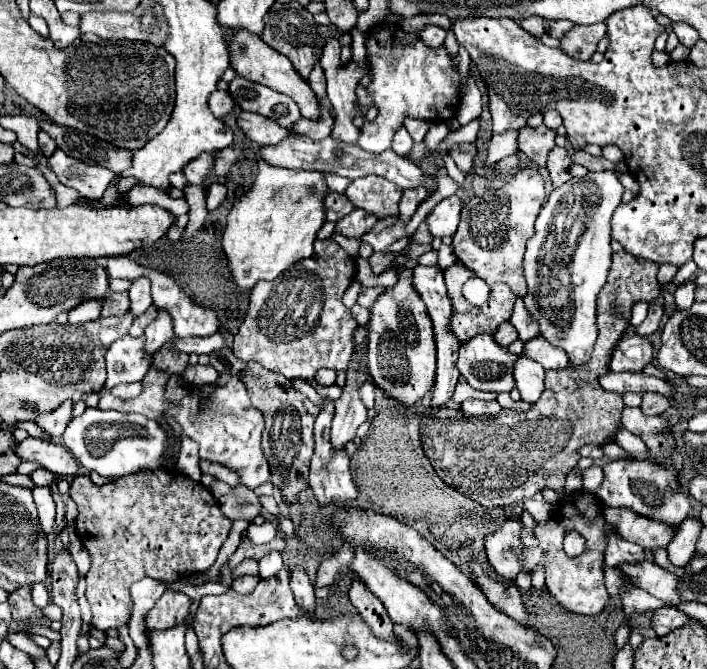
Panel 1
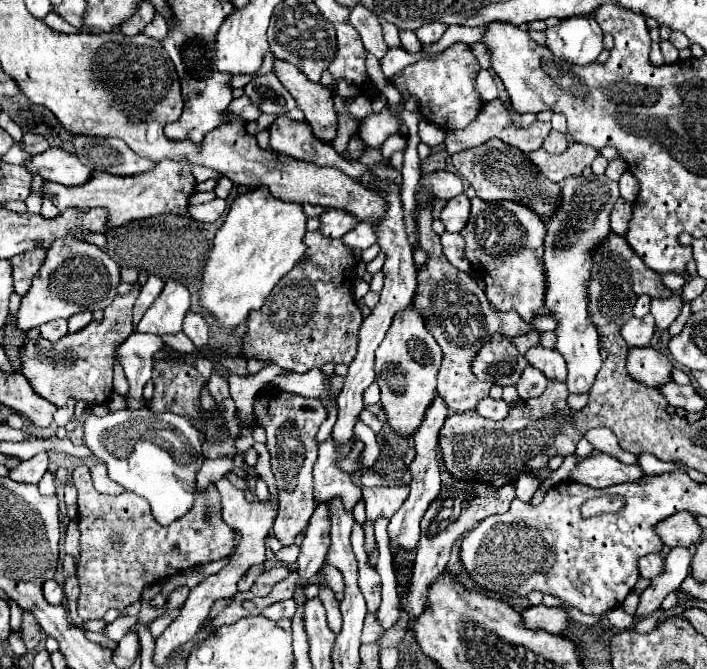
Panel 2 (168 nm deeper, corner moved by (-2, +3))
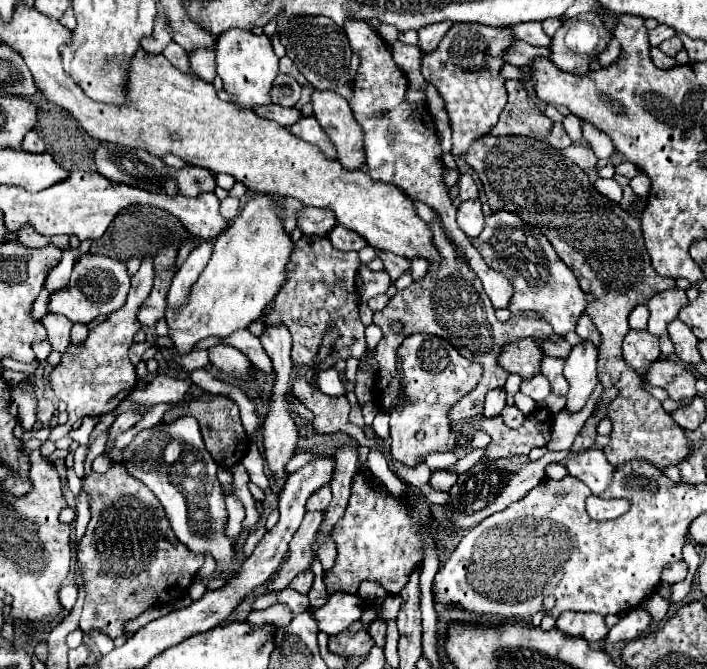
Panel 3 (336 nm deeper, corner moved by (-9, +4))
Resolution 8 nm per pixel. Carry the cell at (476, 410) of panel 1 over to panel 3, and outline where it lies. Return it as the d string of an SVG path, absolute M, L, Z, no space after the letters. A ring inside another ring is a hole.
M505 406L503 412L501 412L501 418L505 420L505 424L507 424L509 428L519 428L519 426L525 422L527 416L525 416L517 406Z

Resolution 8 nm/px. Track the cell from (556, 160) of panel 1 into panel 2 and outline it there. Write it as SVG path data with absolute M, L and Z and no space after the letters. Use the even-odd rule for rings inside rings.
M552 131L552 133L546 137L546 141L544 141L542 147L544 147L548 153L552 153L552 155L560 155L560 153L566 151L566 147L568 147L568 139L566 139L564 133Z

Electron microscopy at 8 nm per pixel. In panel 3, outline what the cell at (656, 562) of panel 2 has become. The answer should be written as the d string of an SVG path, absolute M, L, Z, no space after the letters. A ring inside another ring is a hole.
M681 560L681 562L675 562L675 564L667 566L667 568L663 570L661 580L667 582L667 584L677 584L677 582L683 582L683 580L687 578L687 572L689 572L689 568L687 568L685 560Z

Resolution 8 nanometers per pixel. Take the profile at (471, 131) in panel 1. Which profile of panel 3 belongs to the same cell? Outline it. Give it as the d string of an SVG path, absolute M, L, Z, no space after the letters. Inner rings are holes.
M307 116L303 120L299 120L297 124L291 126L291 132L305 140L305 142L311 142L315 144L323 154L327 154L329 158L335 158L337 152L335 152L335 144L331 142L331 138L325 134L325 130L319 126L319 122L313 118L313 116Z

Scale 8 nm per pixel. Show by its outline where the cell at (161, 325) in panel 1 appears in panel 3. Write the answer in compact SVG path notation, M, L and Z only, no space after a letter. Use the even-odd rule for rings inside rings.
M211 242L199 244L189 254L189 258L181 264L177 274L173 276L173 282L171 282L171 288L169 288L169 294L167 294L167 304L169 306L183 306L185 304L185 300L189 296L189 290L191 290L191 284L199 278L199 274L207 266L211 254L213 254L213 244Z

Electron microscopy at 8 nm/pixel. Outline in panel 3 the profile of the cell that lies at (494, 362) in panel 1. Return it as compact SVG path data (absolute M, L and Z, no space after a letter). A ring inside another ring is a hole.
M523 338L503 348L503 356L499 356L499 364L503 364L507 372L515 372L521 378L533 378L539 374L541 358L543 358L543 350L539 346L539 340Z

